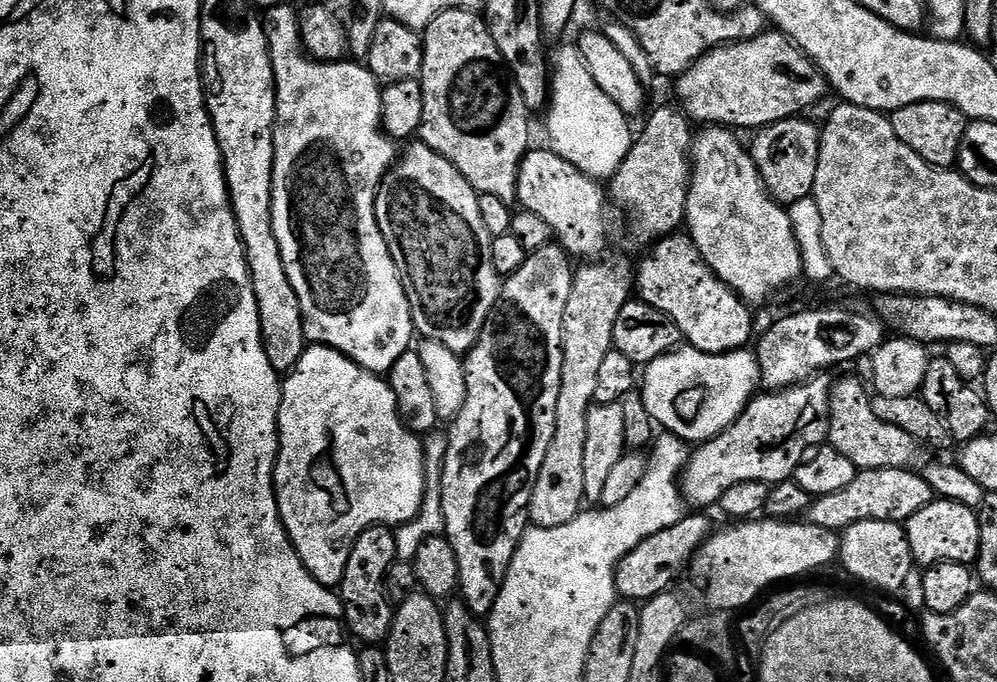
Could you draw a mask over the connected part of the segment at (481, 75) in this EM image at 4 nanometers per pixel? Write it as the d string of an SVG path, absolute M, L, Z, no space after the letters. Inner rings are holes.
M451 8L432 18L423 38L424 61L418 79L422 86L424 105L419 139L426 146L430 146L430 150L449 160L477 193L494 194L494 198L502 198L502 202L509 206L515 205L520 164L530 150L530 110L522 98L522 90L518 90L516 79L508 71L508 65L504 63L498 46L492 41L487 22L483 15L475 11Z

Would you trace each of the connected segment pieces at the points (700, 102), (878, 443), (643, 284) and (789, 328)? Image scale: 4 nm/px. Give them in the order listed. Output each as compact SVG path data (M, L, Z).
M765 30L753 40L741 40L734 44L723 44L721 48L715 48L712 52L706 53L702 58L698 58L690 67L681 74L675 81L676 96L679 107L682 109L685 116L691 118L693 121L699 122L704 126L723 126L729 130L741 130L740 128L752 128L751 130L759 130L768 127L774 122L782 122L791 116L798 116L807 113L807 108L812 108L824 96L824 91L829 91L830 85L825 80L820 67L814 63L806 53L799 48L788 36L779 30Z
M844 376L832 385L832 413L828 423L827 443L838 450L838 454L850 458L857 470L886 470L887 468L915 469L916 459L922 451L921 445L906 430L882 422L874 414L872 396L856 376Z
M673 234L663 237L655 241L652 250L641 262L640 269L634 272L634 288L640 291L637 292L639 299L669 316L691 347L710 354L743 349L752 336L749 305L708 269L691 236Z
M832 304L829 308L808 308L805 312L792 312L774 321L765 330L760 345L755 345L760 383L770 392L795 388L814 376L827 373L827 368L848 364L859 356L871 357L885 339L886 325L872 310L859 312L856 308L839 308Z

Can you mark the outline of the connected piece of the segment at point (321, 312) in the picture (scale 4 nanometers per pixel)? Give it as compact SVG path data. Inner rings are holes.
M277 2L263 13L262 23L268 39L270 62L276 79L276 121L272 127L274 138L274 162L272 163L272 225L274 238L278 238L278 250L282 250L282 266L286 270L286 278L290 278L290 286L294 286L294 294L298 294L300 313L304 319L304 334L312 344L324 344L328 348L336 348L346 354L358 366L377 374L387 374L402 358L402 354L413 347L412 307L408 301L409 289L402 279L399 268L388 249L386 238L382 238L382 230L376 217L376 195L384 175L388 173L398 156L398 148L393 141L384 135L380 127L380 93L382 85L374 73L363 63L341 62L339 64L324 64L313 60L304 51L300 41L300 17L297 9L284 2Z

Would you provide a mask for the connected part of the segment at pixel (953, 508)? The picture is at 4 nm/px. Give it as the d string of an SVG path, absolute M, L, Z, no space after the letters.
M933 499L931 504L918 510L918 514L906 521L906 531L912 558L917 565L931 566L946 562L971 565L978 554L980 517L973 509L959 504L957 500Z

